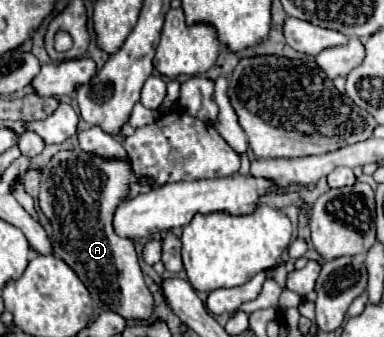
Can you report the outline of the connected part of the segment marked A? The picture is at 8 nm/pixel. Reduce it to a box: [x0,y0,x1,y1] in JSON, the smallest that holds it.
[39,151,153,321]

